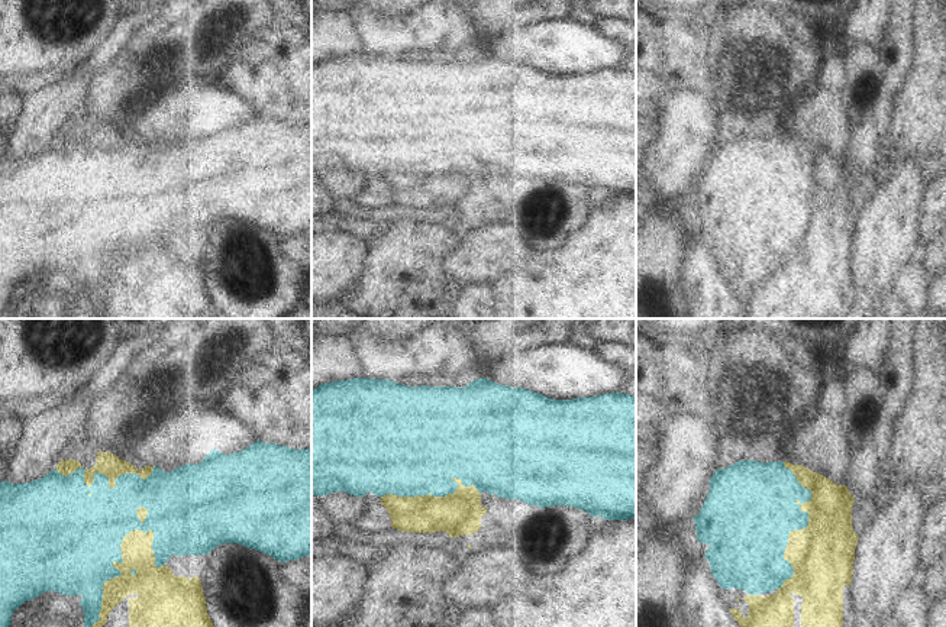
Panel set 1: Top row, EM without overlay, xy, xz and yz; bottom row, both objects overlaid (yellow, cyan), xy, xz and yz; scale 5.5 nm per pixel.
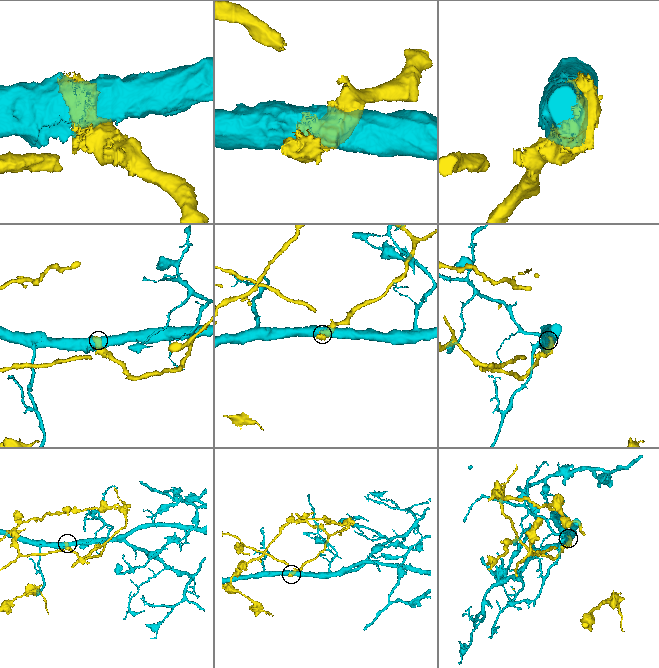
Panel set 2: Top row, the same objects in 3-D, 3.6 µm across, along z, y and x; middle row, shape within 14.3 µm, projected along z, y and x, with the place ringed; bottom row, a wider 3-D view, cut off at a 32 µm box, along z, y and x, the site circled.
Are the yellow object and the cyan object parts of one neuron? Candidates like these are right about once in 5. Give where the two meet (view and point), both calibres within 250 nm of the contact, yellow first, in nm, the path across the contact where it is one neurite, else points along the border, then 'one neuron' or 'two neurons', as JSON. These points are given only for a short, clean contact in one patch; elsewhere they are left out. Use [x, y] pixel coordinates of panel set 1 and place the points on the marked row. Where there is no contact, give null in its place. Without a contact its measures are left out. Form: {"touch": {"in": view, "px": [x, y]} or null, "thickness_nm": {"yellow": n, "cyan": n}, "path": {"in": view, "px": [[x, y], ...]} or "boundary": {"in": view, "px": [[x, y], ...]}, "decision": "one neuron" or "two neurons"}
{"touch": {"in": "xy", "px": [116, 568]}, "thickness_nm": {"yellow": 220, "cyan": 440}, "decision": "two neurons"}

